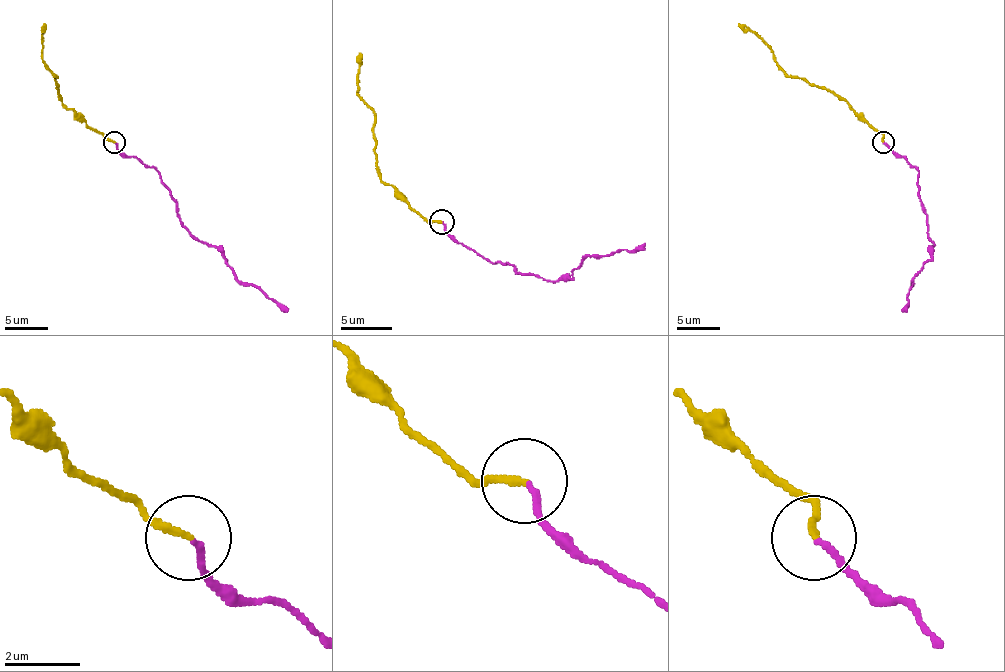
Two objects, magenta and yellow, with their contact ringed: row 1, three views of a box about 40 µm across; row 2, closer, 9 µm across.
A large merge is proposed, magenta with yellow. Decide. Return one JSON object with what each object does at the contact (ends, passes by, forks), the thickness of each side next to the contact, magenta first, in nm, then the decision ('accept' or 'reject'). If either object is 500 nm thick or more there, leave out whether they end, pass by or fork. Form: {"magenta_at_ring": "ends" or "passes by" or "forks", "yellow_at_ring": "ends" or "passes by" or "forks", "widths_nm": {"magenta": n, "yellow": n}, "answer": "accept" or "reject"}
{"magenta_at_ring": "ends", "yellow_at_ring": "ends", "widths_nm": {"magenta": 150, "yellow": 180}, "answer": "accept"}

